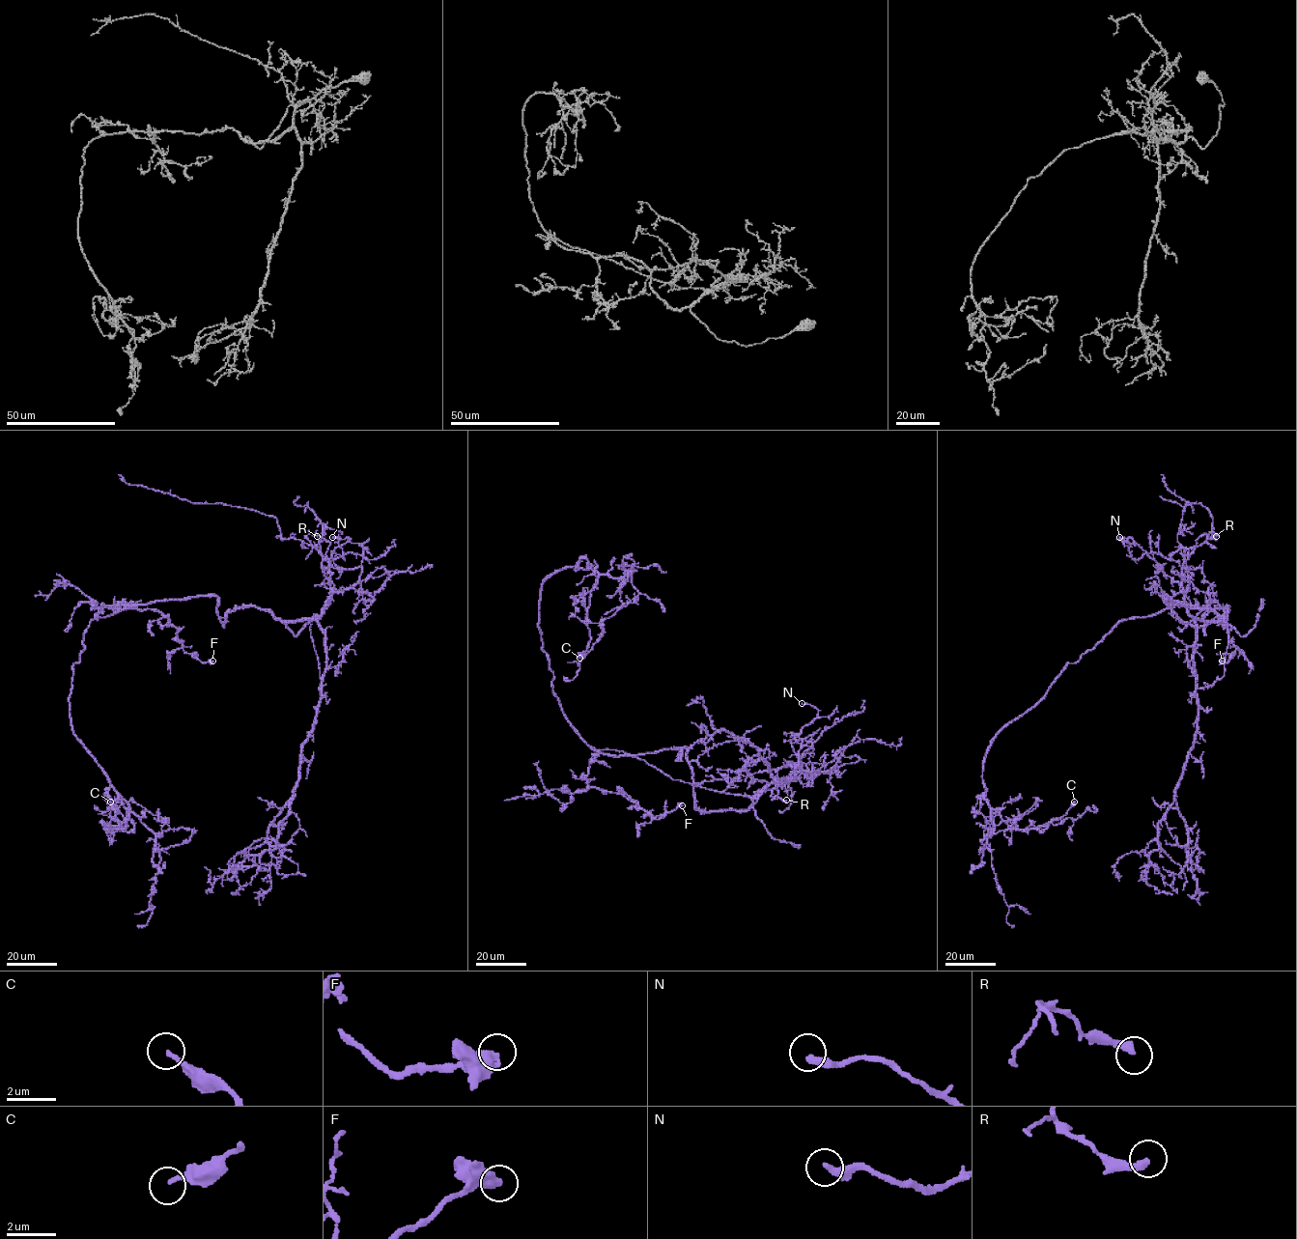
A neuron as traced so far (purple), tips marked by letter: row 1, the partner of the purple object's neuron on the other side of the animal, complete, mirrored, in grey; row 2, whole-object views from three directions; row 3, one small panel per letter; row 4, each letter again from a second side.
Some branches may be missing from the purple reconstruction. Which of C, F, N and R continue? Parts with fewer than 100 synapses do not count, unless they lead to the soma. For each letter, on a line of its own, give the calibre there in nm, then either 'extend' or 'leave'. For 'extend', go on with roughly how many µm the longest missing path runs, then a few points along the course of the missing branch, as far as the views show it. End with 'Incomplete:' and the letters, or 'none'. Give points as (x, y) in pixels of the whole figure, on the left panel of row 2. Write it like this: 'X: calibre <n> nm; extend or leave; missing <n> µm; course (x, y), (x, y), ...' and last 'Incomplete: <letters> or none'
C: calibre 170 nm; leave
F: calibre 550 nm; leave
N: calibre 320 nm; leave
R: calibre 300 nm; leave
Incomplete: none

